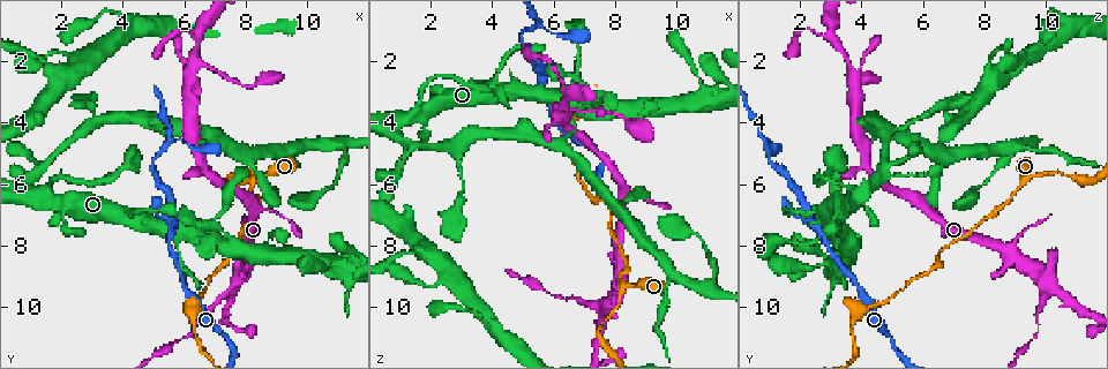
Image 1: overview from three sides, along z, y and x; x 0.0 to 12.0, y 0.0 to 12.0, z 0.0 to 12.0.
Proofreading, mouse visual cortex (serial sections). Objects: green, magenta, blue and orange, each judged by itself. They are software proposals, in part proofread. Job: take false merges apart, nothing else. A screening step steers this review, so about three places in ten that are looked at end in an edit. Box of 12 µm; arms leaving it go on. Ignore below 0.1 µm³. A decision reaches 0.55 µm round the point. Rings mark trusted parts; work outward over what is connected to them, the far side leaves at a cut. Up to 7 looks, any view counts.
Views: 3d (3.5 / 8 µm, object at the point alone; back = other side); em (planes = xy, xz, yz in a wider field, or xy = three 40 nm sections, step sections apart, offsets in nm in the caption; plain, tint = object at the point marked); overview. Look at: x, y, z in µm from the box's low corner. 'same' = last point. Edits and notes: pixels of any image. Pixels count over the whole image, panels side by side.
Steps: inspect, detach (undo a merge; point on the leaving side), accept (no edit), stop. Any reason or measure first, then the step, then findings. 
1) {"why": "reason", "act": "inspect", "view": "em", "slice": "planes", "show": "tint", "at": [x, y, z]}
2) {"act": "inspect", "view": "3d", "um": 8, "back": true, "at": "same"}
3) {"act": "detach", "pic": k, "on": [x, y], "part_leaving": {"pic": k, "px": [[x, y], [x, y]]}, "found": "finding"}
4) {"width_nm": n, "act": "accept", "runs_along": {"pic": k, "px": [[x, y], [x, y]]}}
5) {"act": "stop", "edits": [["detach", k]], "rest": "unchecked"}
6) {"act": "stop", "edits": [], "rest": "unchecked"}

{"why": "sharp bend", "act": "inspect", "view": "3d", "um": 3.5, "at": [5.5, 4.6, 0.8]}

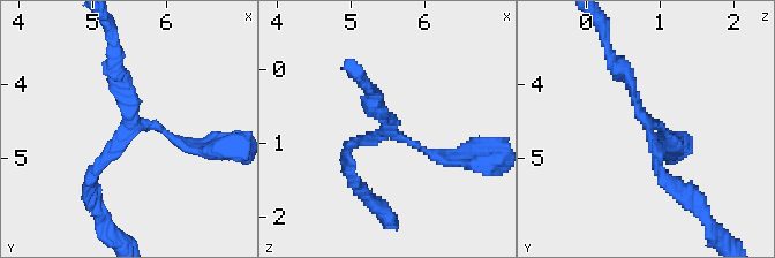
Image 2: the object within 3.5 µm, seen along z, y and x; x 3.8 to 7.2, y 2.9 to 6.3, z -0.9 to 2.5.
{"arm_widths_nm": [150, 150, 200], "act": "accept", "runs_along": {"pic": 2, "px": [[89, 181], [128, 123], [150, 123], [193, 149]]}, "found": "all the same cell"}

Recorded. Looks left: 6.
{"why": "abrupt turn", "act": "inspect", "view": "3d", "um": 3.5, "back": true, "at": [6.2, 2.5, 3.7]}

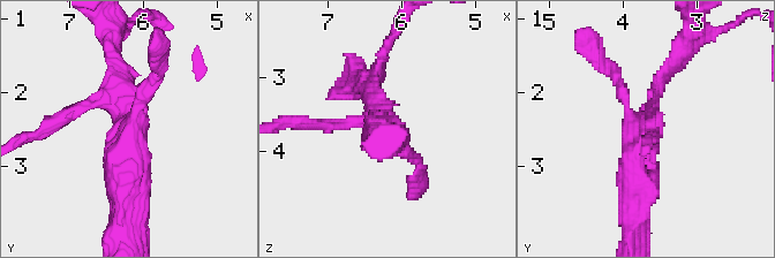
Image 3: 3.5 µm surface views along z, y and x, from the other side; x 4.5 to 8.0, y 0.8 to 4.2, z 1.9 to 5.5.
{"act": "inspect", "view": "em", "slice": "xy", "step": 5, "show": "tint", "at": [6.20, 2.55, 3.75]}

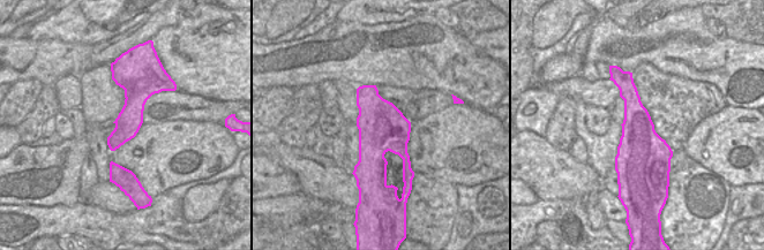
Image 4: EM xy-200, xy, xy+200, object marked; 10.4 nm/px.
{"why": "cut it another way", "act": "inspect", "view": "em", "slice": "xy", "step": 1, "show": "tint", "at": "same"}

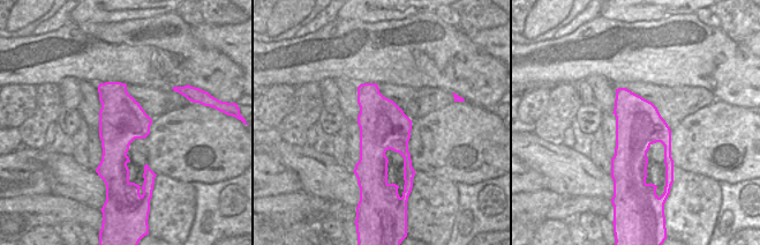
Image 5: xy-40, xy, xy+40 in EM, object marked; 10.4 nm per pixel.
{"act": "accept", "found": "continuous, no second cell"}

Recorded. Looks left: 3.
{"why": "three-way junction", "act": "inspect", "view": "3d", "um": 3.5, "at": [1.6, 6.3, 3.7]}

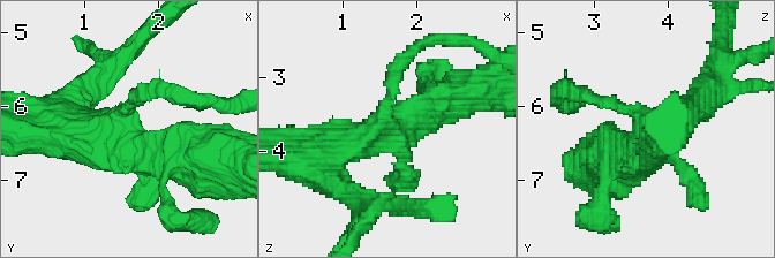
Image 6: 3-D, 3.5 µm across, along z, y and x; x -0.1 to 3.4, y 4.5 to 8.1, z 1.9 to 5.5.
{"act": "inspect", "view": "em", "slice": "xy", "step": 2, "show": "tint", "at": [1.50, 6.30, 3.70]}

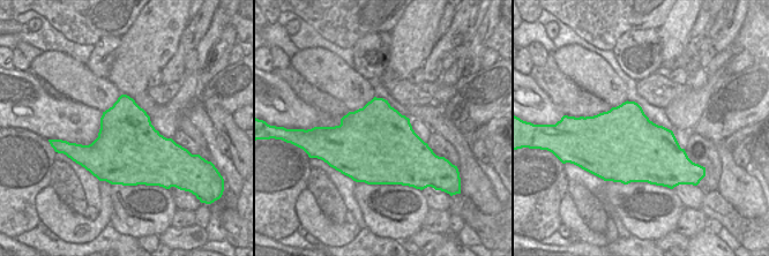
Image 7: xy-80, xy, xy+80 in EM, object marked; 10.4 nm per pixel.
{"act": "accept", "runs_along": {"pic": 6, "px": [[441, 99], [345, 143], [328, 169]]}, "found": "one cell here"}

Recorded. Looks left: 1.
{"act": "stop", "edits": [], "rest": "unchecked"}

